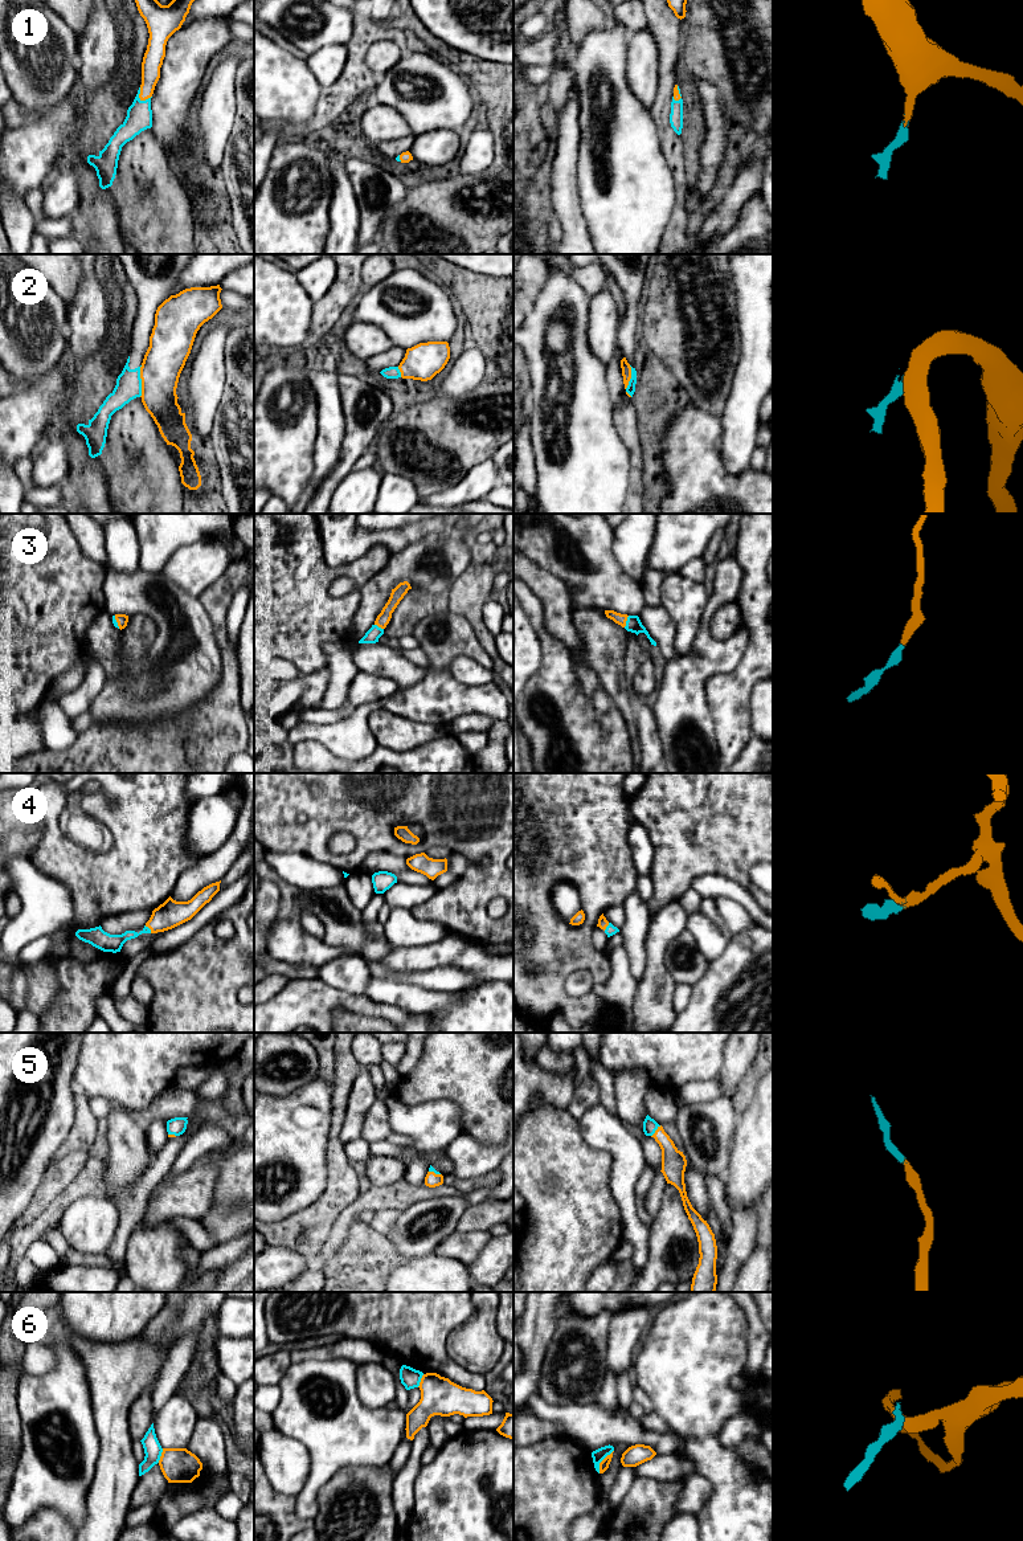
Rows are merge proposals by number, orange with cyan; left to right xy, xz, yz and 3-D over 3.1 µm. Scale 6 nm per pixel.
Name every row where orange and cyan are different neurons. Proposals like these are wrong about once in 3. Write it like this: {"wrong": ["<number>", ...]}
{"wrong": ["2", "6"]}

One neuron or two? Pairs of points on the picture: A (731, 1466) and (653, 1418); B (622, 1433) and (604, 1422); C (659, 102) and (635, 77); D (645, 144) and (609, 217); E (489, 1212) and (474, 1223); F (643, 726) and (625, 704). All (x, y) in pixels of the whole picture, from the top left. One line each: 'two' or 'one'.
A: two
B: one
C: two
D: one
E: one
F: two

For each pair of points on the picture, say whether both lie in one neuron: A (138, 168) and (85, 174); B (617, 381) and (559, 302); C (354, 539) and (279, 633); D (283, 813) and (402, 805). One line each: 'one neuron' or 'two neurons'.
A: two neurons
B: two neurons
C: two neurons
D: one neuron

